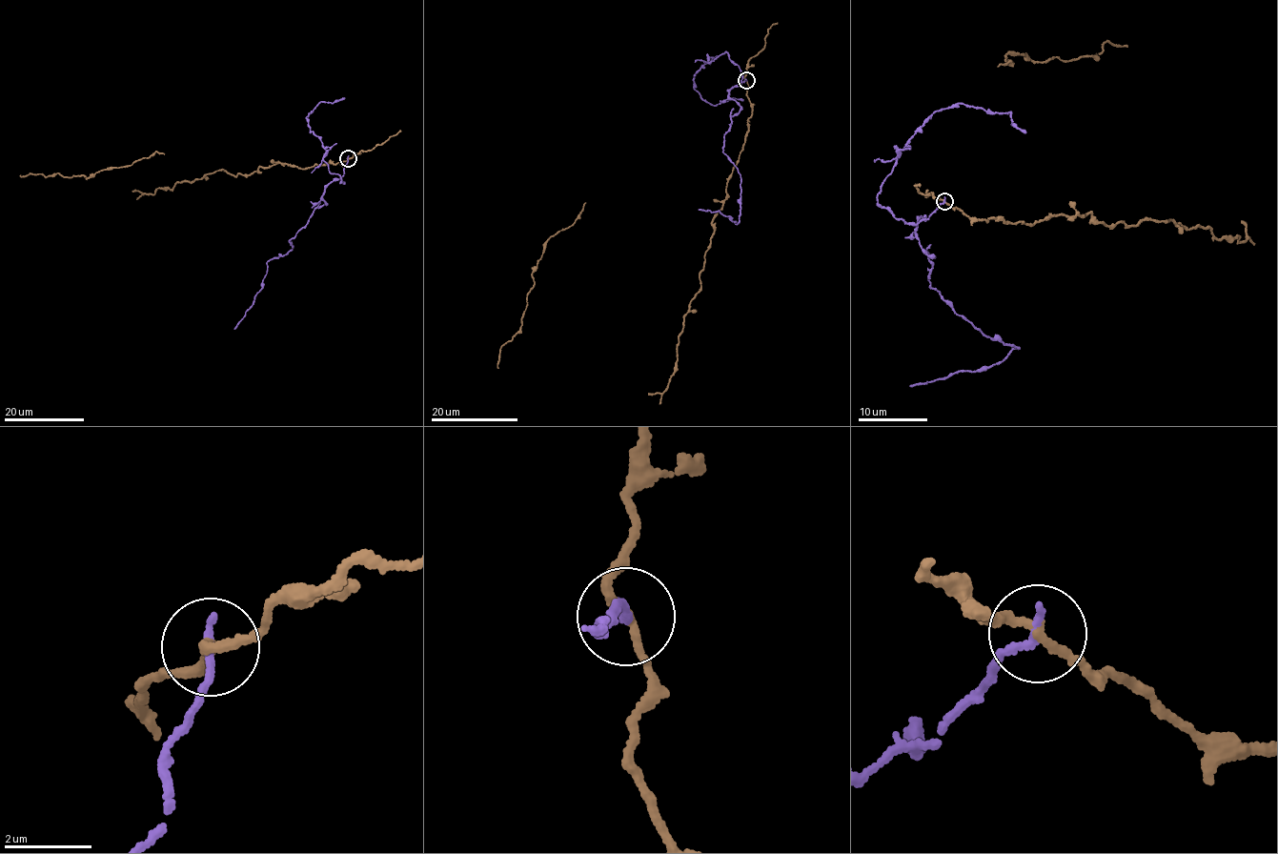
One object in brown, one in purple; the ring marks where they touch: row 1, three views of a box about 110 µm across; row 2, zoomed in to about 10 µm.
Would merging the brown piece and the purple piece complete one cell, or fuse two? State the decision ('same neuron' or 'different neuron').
different neuron

